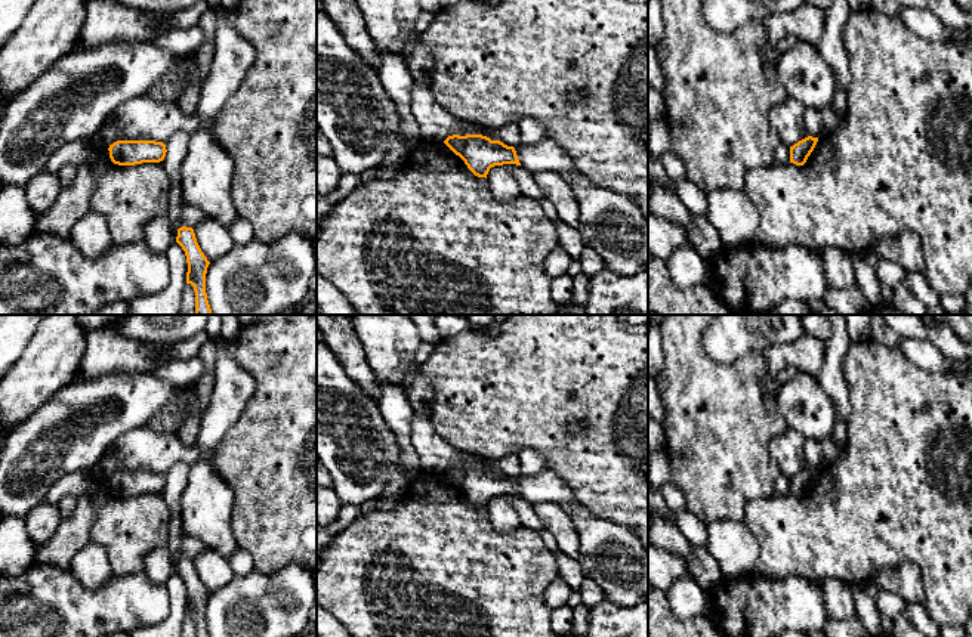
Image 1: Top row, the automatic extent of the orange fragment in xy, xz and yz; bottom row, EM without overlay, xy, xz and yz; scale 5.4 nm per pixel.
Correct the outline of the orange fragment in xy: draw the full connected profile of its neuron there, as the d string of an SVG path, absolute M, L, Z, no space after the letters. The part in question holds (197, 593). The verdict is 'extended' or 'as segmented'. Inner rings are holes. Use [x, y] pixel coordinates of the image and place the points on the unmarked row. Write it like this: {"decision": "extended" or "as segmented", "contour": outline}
{"decision": "as segmented", "contour": "M186 557L179 559L176 573L182 578L186 587L186 615L194 618L195 637L210 637L206 624L206 604L210 593L201 582L194 560Z"}

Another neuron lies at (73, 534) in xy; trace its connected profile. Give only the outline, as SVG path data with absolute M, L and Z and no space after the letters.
M108 480L93 482L92 488L78 497L72 516L61 522L53 538L38 548L34 562L70 569L74 554L89 542L89 529L109 494Z

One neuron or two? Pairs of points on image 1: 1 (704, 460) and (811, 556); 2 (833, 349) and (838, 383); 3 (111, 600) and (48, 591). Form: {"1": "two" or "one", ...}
{"1": "two", "2": "one", "3": "one"}

